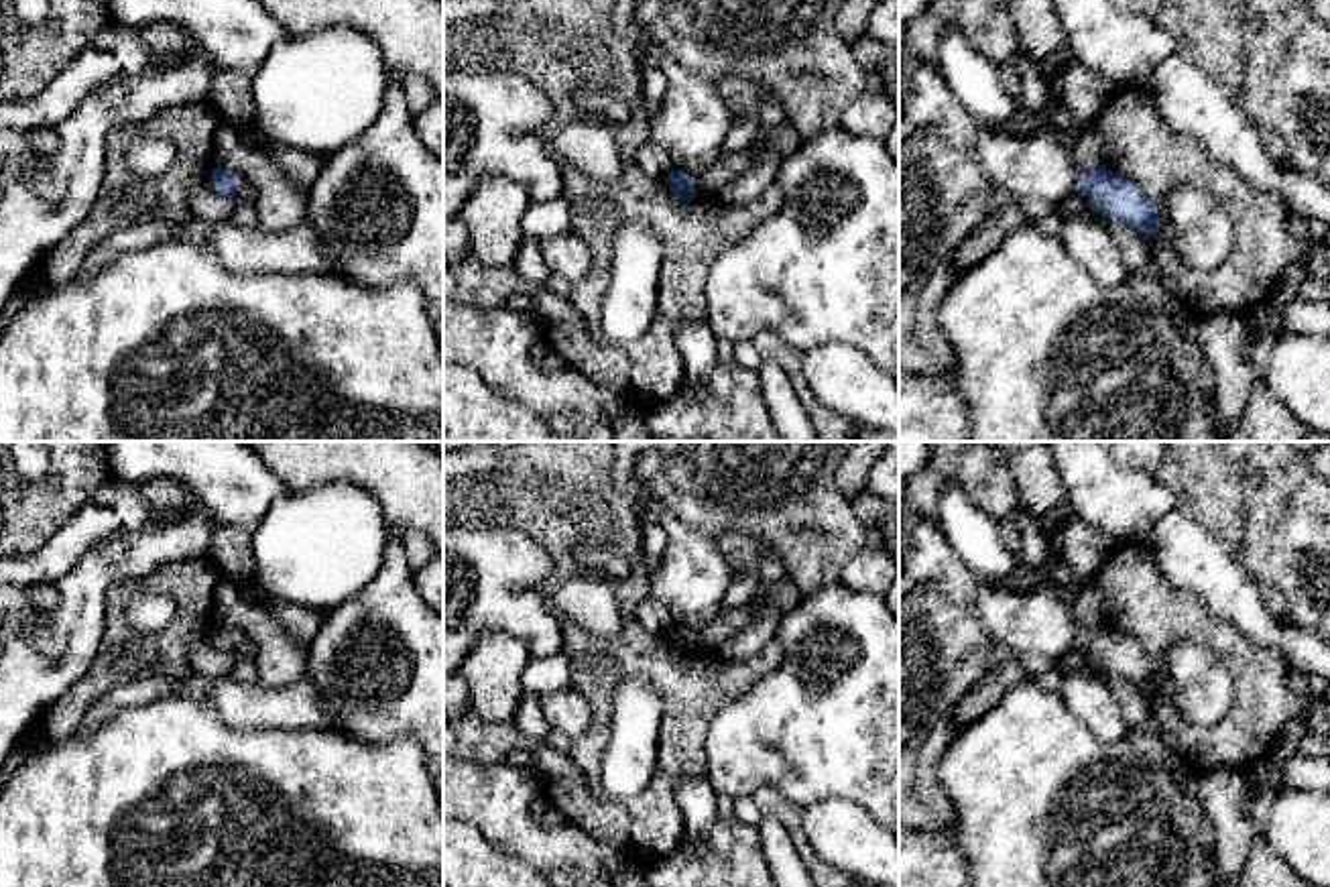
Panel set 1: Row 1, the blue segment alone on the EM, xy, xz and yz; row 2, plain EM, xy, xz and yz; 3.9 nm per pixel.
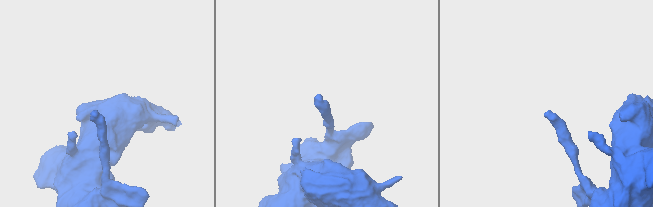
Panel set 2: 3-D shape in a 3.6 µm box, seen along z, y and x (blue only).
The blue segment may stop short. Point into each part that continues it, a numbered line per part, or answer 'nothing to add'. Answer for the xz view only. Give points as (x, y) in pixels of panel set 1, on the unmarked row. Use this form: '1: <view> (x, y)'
nothing to add

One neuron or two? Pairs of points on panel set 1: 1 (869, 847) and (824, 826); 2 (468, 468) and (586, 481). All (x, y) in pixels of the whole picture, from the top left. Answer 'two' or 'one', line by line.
1: one
2: one

